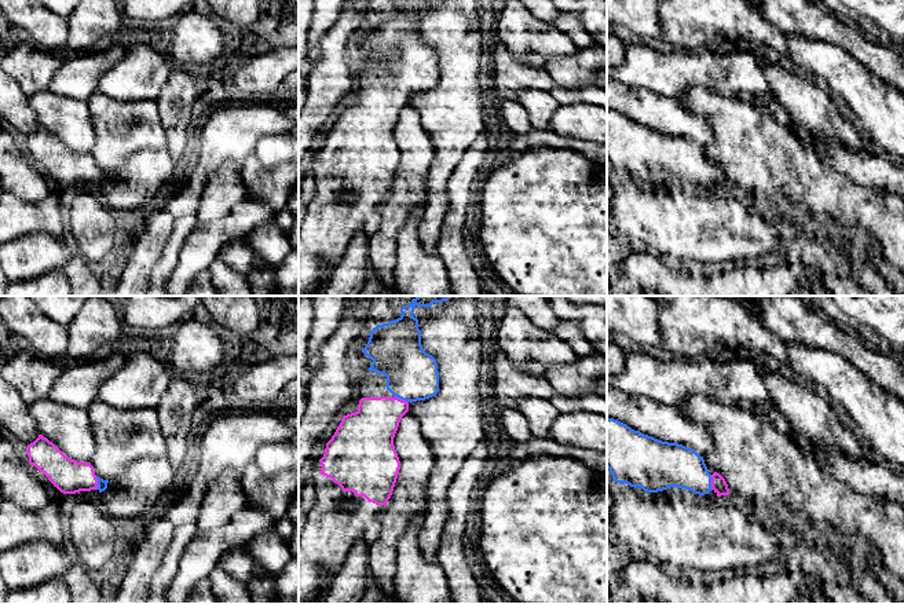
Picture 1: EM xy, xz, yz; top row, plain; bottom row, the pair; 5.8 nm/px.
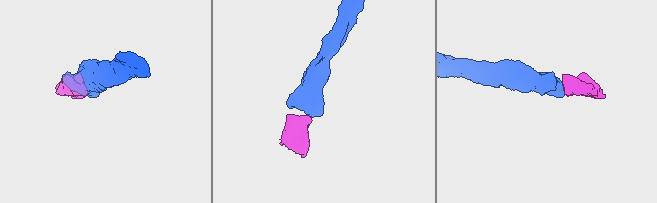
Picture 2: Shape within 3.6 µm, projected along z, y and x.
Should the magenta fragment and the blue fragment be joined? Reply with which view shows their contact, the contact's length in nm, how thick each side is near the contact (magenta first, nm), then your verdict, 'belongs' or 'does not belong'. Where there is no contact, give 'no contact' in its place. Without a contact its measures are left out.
xy | 80 nm | 200/60 nm | belongs

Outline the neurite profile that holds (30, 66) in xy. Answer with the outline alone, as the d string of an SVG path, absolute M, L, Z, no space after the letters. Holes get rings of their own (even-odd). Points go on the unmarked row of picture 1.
M36 44L12 45L0 61L0 69L12 77L22 92L30 98L47 91L52 76L63 65L65 58L55 51L45 51Z

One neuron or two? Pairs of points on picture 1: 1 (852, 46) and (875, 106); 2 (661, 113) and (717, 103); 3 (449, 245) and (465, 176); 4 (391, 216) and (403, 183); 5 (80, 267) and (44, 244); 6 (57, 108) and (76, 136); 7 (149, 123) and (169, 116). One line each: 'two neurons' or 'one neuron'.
1: two neurons
2: two neurons
3: one neuron
4: one neuron
5: two neurons
6: one neuron
7: two neurons

